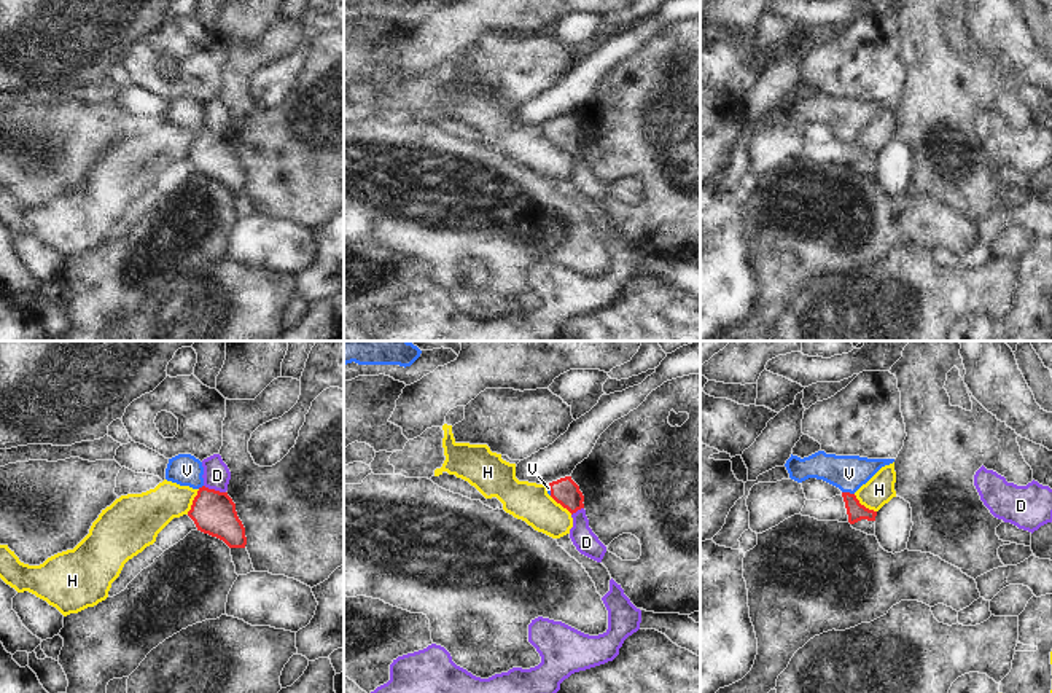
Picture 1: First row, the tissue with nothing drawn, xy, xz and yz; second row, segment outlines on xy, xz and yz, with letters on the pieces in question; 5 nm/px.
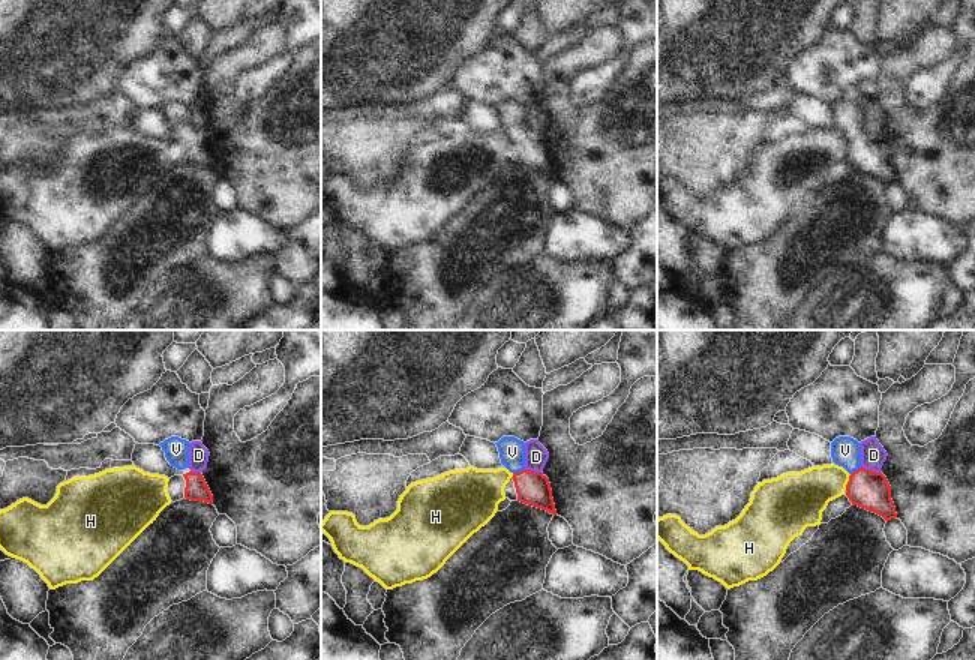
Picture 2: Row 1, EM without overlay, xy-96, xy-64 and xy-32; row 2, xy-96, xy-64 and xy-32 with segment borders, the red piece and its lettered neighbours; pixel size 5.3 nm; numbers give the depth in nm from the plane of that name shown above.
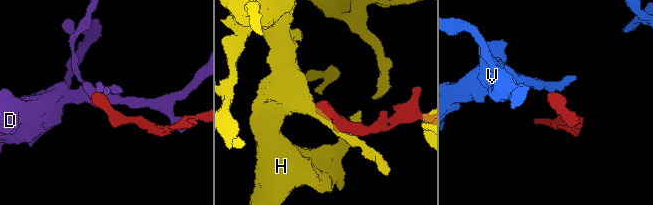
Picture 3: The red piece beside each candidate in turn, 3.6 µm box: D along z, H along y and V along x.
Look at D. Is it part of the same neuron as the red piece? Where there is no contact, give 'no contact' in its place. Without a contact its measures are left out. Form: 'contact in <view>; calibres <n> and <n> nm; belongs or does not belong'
contact in xy; calibres 220 and 140 nm; does not belong

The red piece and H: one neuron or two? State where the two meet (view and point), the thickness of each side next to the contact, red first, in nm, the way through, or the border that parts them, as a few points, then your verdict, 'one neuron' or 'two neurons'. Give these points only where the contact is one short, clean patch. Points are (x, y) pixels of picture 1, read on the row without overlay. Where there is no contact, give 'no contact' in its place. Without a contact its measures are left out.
contact yz (863, 148); calibres 90 and 150 nm; border yz (853, 137), (861, 147), (876, 155); two neurons

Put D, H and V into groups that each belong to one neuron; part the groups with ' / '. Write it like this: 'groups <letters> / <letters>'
groups D / H / V

